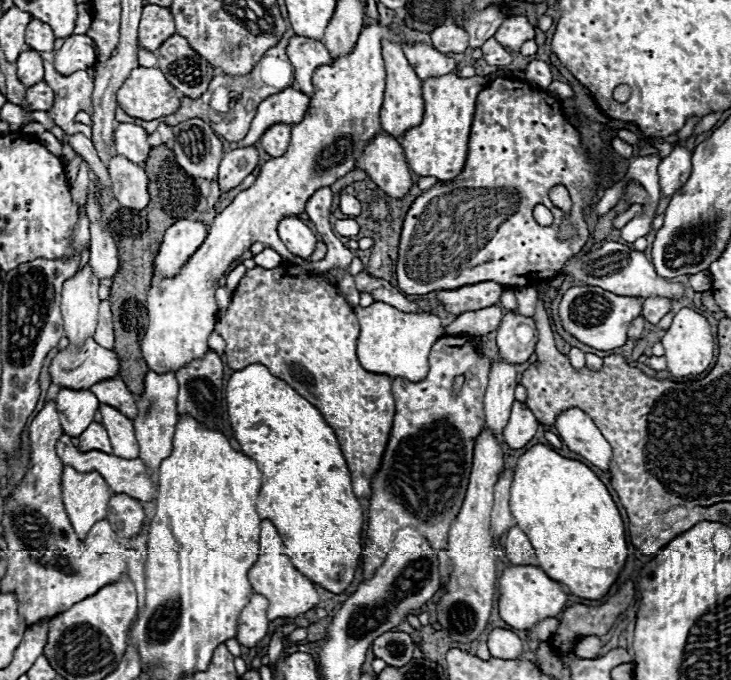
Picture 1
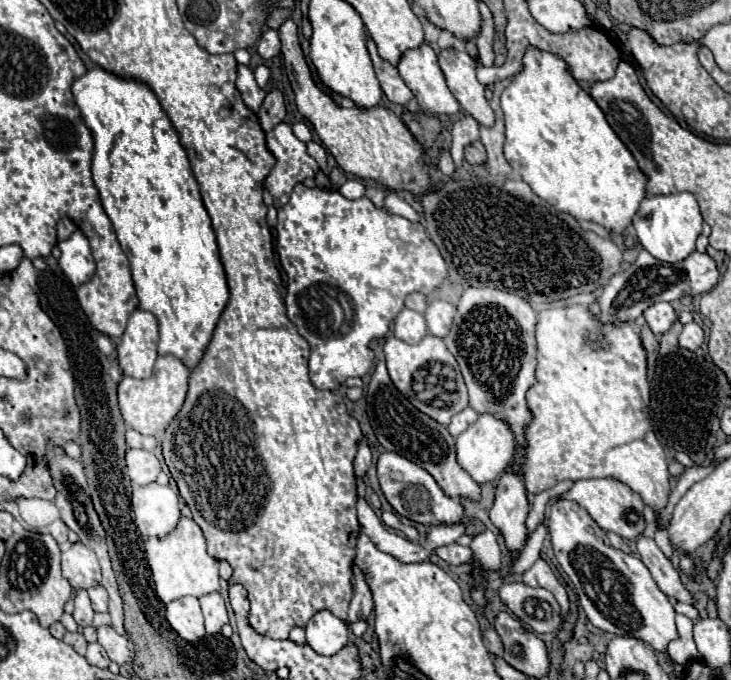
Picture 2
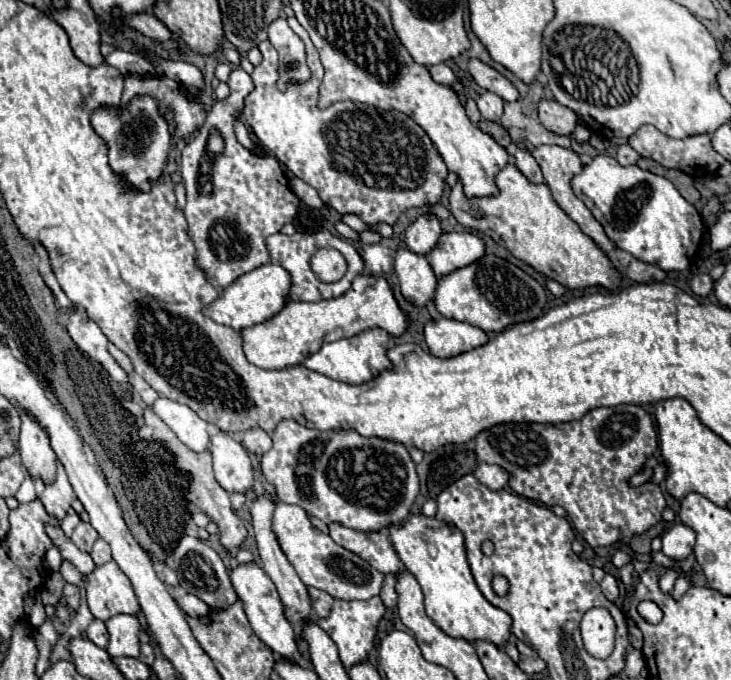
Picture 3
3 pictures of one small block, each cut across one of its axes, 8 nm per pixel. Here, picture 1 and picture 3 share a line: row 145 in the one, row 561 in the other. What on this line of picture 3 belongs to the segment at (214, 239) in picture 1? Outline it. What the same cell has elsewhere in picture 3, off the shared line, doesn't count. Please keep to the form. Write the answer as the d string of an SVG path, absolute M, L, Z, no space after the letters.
M278 502L272 528L276 532L282 552L286 554L286 558L290 560L290 564L294 566L294 570L298 572L300 580L306 586L324 590L332 598L338 598L338 600L370 600L372 596L380 594L384 574L372 568L358 554L338 546L328 534L314 528L300 506Z

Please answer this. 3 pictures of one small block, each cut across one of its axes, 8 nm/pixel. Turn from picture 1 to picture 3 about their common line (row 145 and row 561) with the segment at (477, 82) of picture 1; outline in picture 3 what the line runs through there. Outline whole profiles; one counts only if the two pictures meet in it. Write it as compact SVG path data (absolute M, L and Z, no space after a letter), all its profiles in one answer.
M410 514L402 524L388 528L394 550L398 552L404 568L418 580L426 614L450 636L466 640L490 640L496 646L504 646L510 638L510 616L492 606L478 590L464 548L464 536L454 526L428 518L424 514Z

